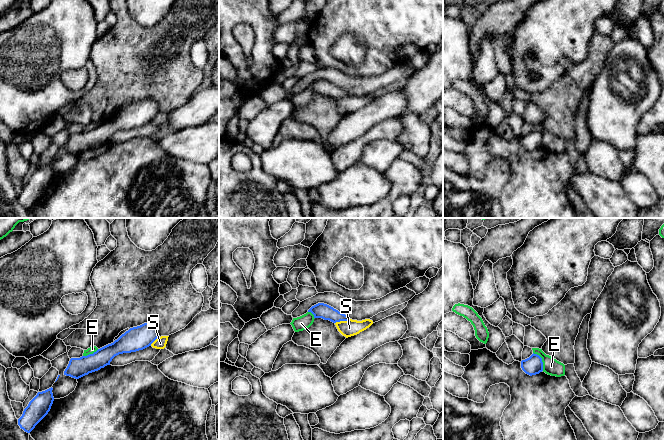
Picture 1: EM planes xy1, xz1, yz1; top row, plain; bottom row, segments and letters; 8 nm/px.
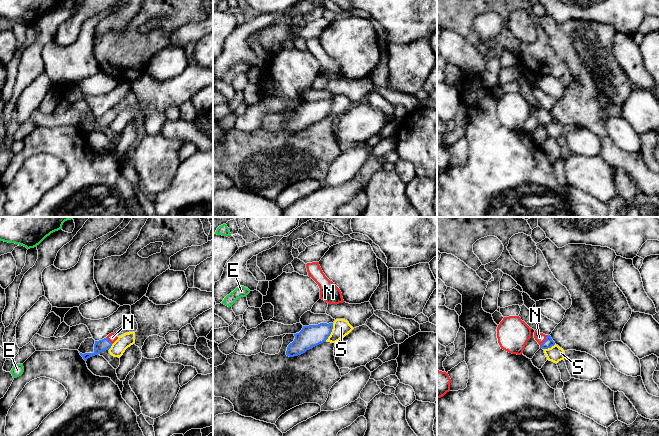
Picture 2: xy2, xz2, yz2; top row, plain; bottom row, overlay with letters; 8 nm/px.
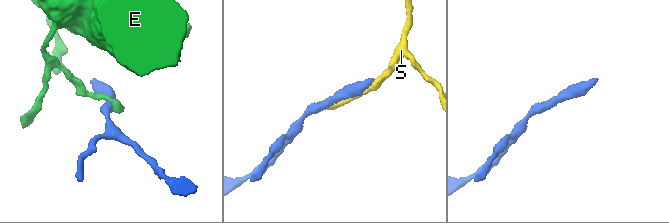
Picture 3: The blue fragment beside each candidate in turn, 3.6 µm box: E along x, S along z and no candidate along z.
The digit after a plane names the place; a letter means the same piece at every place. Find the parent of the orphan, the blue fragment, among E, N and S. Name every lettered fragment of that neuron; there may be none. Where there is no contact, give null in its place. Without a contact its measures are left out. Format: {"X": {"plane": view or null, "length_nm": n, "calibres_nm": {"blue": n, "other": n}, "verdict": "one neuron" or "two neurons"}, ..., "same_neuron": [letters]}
{"E": {"plane": "yz1", "length_nm": 170, "calibres_nm": {"blue": 150, "other": 140}, "verdict": "two neurons"}, "N": {"plane": "yz2", "length_nm": 120, "calibres_nm": {"blue": 80, "other": 80}, "verdict": "one neuron"}, "S": {"plane": "xz2", "length_nm": 170, "calibres_nm": {"blue": 180, "other": 140}, "verdict": "two neurons"}, "same_neuron": ["N"]}

